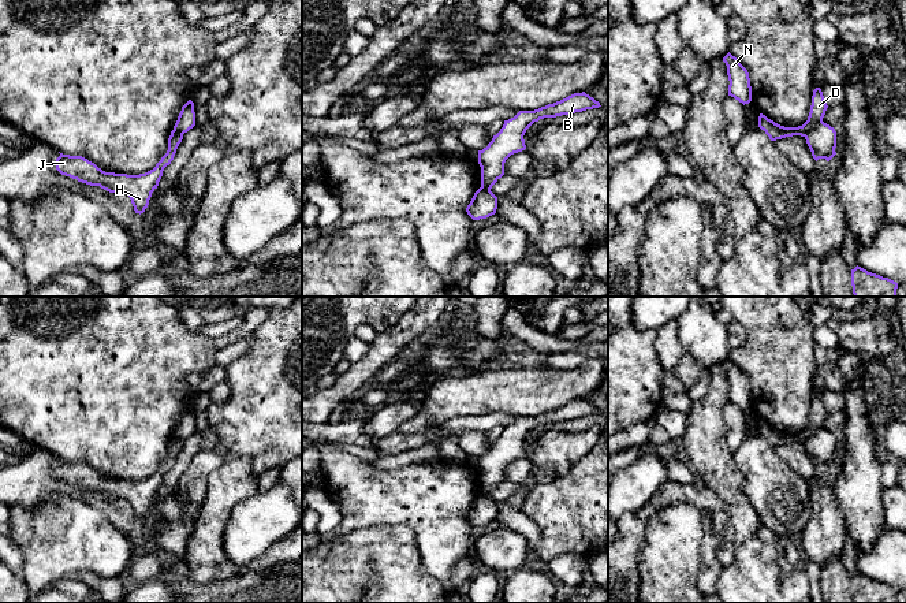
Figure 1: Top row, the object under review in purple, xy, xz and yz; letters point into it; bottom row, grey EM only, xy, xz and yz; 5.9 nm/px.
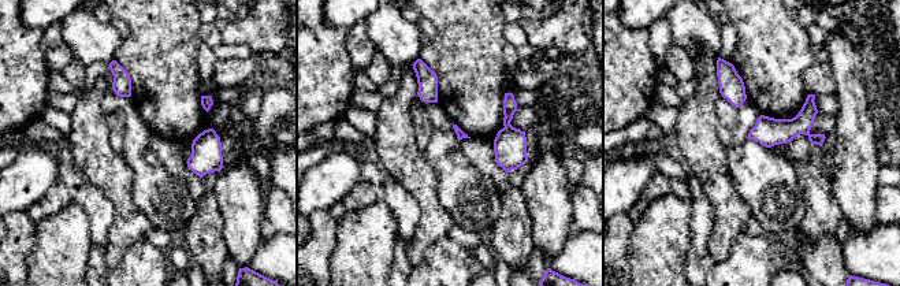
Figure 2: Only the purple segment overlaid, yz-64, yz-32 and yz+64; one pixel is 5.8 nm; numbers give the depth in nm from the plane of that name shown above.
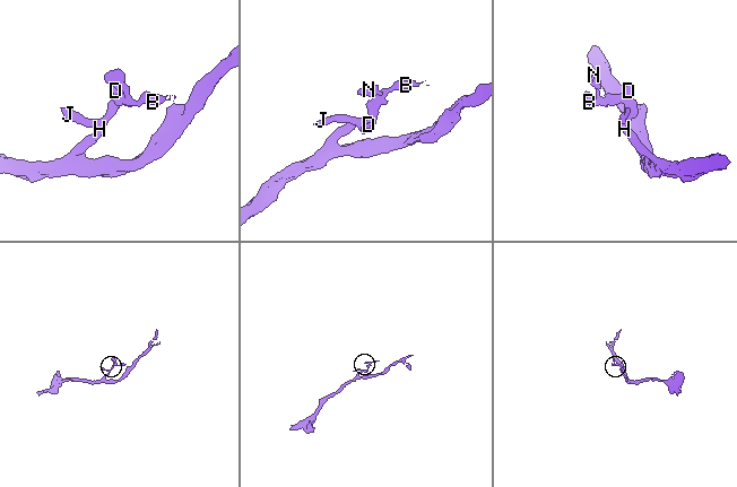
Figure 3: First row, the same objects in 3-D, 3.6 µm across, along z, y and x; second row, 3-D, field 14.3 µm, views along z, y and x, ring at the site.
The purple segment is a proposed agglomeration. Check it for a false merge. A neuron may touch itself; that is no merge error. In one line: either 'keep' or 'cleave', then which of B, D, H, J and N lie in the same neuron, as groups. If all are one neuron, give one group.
cleave; groups B D N / H J

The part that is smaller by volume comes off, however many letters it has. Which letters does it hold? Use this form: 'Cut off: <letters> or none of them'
Cut off: B, D, N

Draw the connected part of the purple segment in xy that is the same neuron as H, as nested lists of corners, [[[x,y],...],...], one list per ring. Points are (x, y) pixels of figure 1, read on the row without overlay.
[[[172,436],[168,444],[167,459],[153,476],[139,481],[105,479],[82,462],[63,459],[56,465],[55,472],[61,481],[77,485],[78,488],[100,492],[109,499],[127,500],[135,520],[141,521],[148,514],[152,499],[157,495],[164,474],[174,466],[182,446],[183,440]]]

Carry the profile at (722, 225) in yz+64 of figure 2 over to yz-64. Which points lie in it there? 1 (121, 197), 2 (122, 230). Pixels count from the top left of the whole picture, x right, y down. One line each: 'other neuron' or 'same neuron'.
1: same neuron
2: same neuron

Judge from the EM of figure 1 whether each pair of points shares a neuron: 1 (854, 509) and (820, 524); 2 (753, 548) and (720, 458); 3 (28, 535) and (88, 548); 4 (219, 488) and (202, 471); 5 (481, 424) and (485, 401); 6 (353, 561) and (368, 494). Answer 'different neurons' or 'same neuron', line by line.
1: different neurons
2: different neurons
3: same neuron
4: different neurons
5: different neurons
6: different neurons

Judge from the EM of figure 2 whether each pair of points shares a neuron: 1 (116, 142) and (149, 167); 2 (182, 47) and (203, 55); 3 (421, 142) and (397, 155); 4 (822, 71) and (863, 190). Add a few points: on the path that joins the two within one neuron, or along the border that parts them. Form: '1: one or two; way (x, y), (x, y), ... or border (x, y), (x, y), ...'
1: two; border (122, 114), (123, 147), (119, 152)
2: two; border (203, 43), (197, 51), (199, 85)
3: two; border (411, 112), (415, 144), (423, 152)
4: two; border (828, 60), (832, 69), (835, 92)

